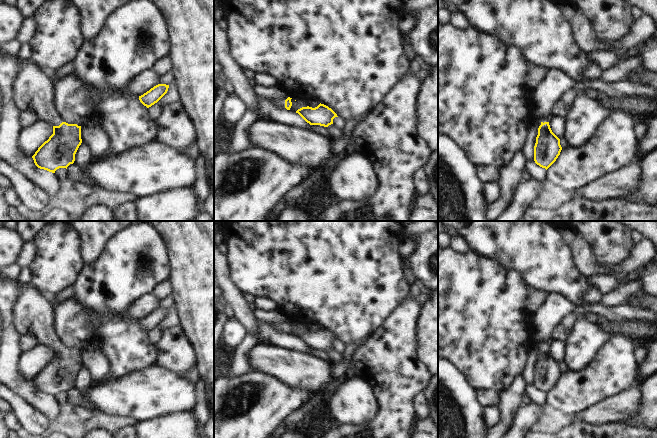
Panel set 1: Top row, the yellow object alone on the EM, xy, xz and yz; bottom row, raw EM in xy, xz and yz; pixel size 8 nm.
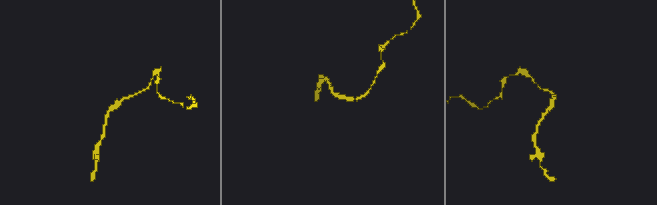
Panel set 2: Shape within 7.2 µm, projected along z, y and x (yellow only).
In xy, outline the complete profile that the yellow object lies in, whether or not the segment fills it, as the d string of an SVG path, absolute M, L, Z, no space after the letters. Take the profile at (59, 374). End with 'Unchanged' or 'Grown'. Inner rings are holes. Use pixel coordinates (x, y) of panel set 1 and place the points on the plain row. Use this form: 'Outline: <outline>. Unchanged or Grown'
Outline: M18 284L18 293L11 308L12 325L18 335L33 336L39 345L47 346L53 351L53 358L32 380L35 389L55 397L59 392L66 392L75 385L75 378L82 367L81 350L63 346L55 335L53 306L48 296L40 294L31 284Z. Grown.

